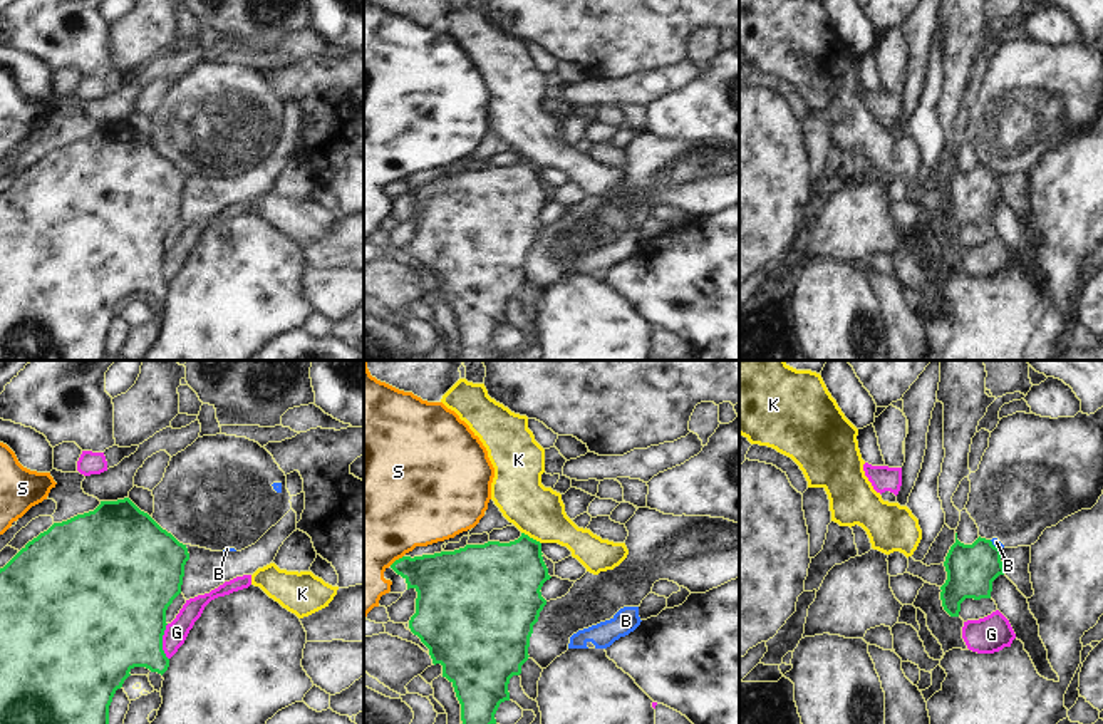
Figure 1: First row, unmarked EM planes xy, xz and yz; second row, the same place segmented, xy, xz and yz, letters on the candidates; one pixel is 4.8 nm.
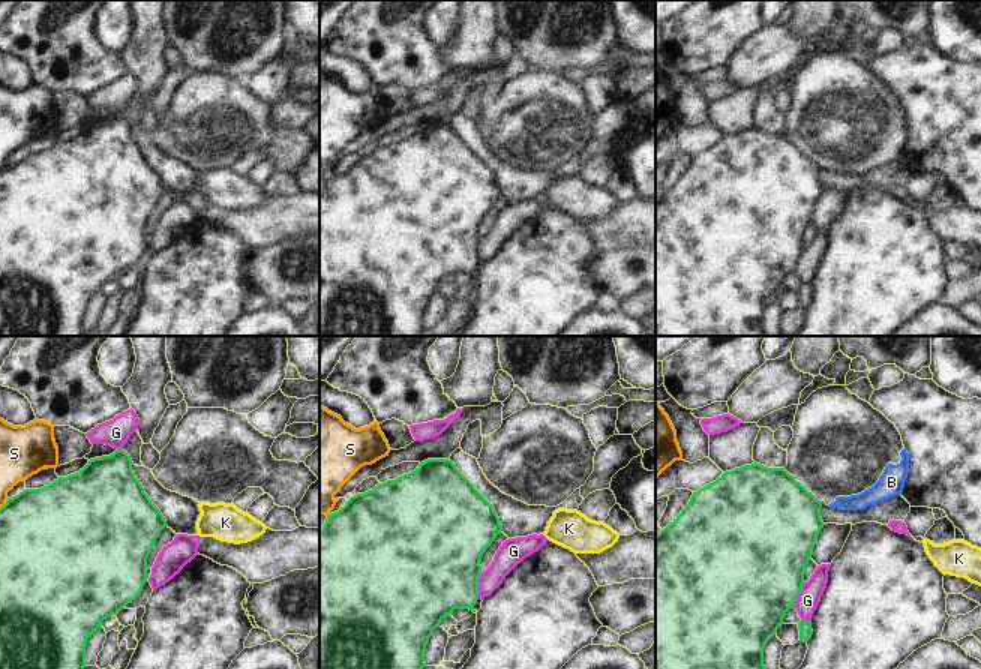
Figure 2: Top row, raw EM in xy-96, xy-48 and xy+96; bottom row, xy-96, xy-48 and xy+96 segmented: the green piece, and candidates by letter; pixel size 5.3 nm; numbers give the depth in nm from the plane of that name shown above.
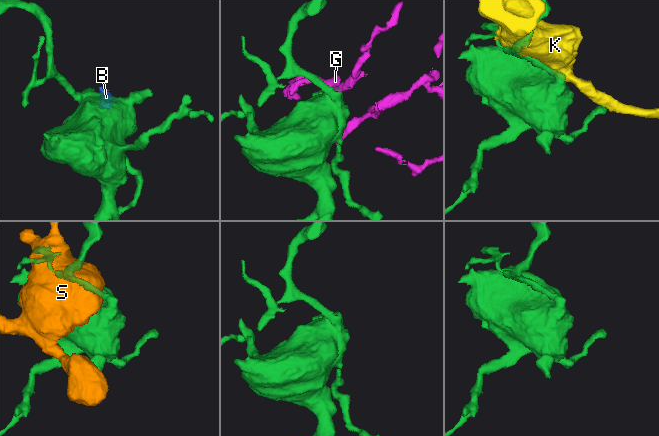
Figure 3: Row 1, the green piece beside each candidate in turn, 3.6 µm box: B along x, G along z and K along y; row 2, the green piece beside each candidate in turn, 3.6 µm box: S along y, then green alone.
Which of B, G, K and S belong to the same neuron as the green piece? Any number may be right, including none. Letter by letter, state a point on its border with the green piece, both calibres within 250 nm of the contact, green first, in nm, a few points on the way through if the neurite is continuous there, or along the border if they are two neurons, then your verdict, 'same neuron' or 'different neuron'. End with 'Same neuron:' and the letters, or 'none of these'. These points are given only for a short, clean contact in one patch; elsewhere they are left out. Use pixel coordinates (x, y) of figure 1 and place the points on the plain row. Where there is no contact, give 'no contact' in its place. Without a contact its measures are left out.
B: yz (996, 171) | 240/40 nm | along yz (989, 165), (1001, 173) | different neuron
G: xy (161, 267) | 480/110 nm | different neuron
K: xz (532, 163) | 360/240 nm | different neuron
S: xz (396, 185) | 280/500 nm | different neuron
Same neuron: none of these

